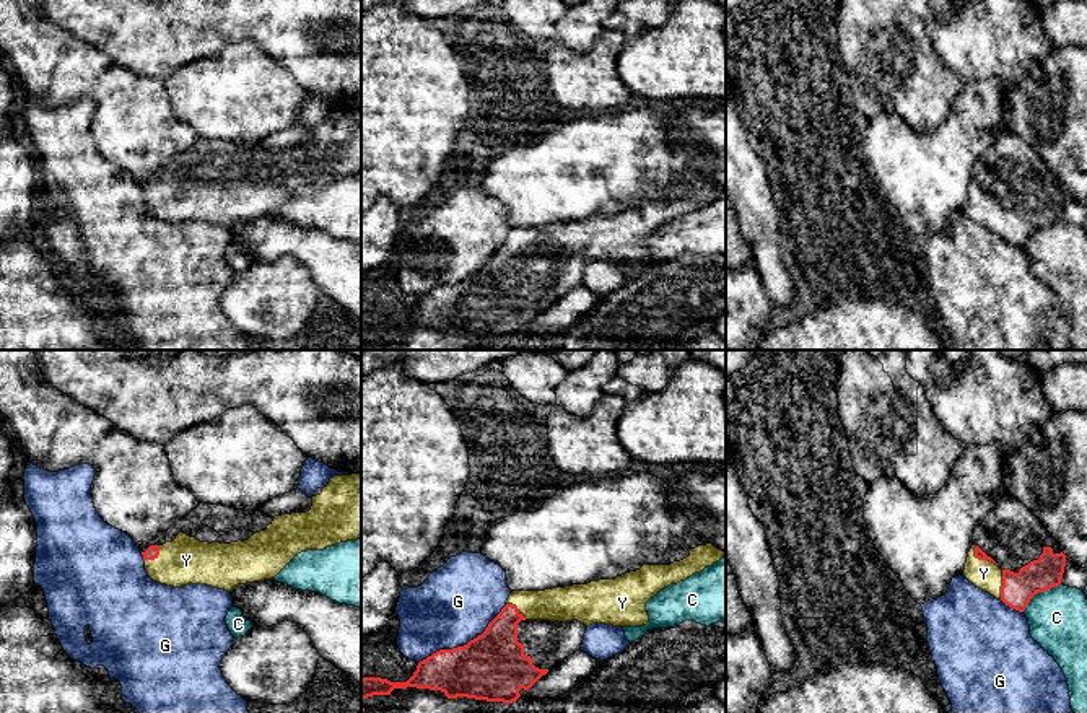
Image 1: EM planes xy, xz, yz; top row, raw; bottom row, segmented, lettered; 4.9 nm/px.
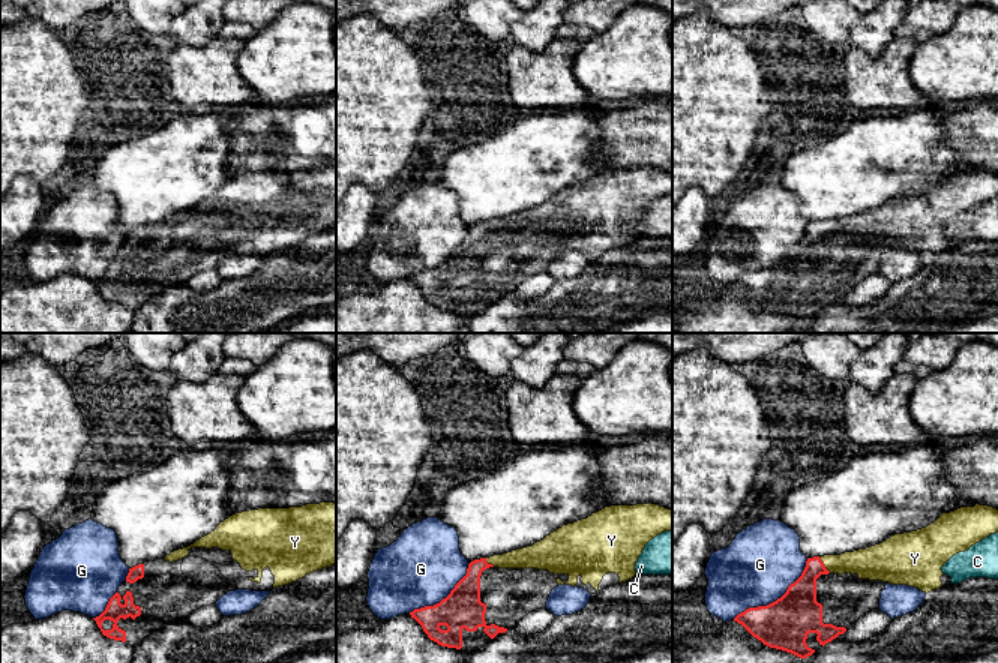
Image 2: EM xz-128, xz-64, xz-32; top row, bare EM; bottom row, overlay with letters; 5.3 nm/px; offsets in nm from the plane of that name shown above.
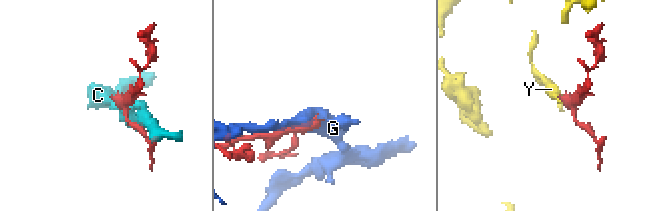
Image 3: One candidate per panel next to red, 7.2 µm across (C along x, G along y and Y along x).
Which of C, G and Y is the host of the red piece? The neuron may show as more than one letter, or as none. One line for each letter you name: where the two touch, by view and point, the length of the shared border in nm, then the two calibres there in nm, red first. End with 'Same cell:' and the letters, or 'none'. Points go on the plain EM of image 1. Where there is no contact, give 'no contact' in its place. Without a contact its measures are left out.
Y: meets red in yz at (1003, 220); contact 150 nm long; 160 nm thick on the red side, 140 nm on the other
Same cell: Y

